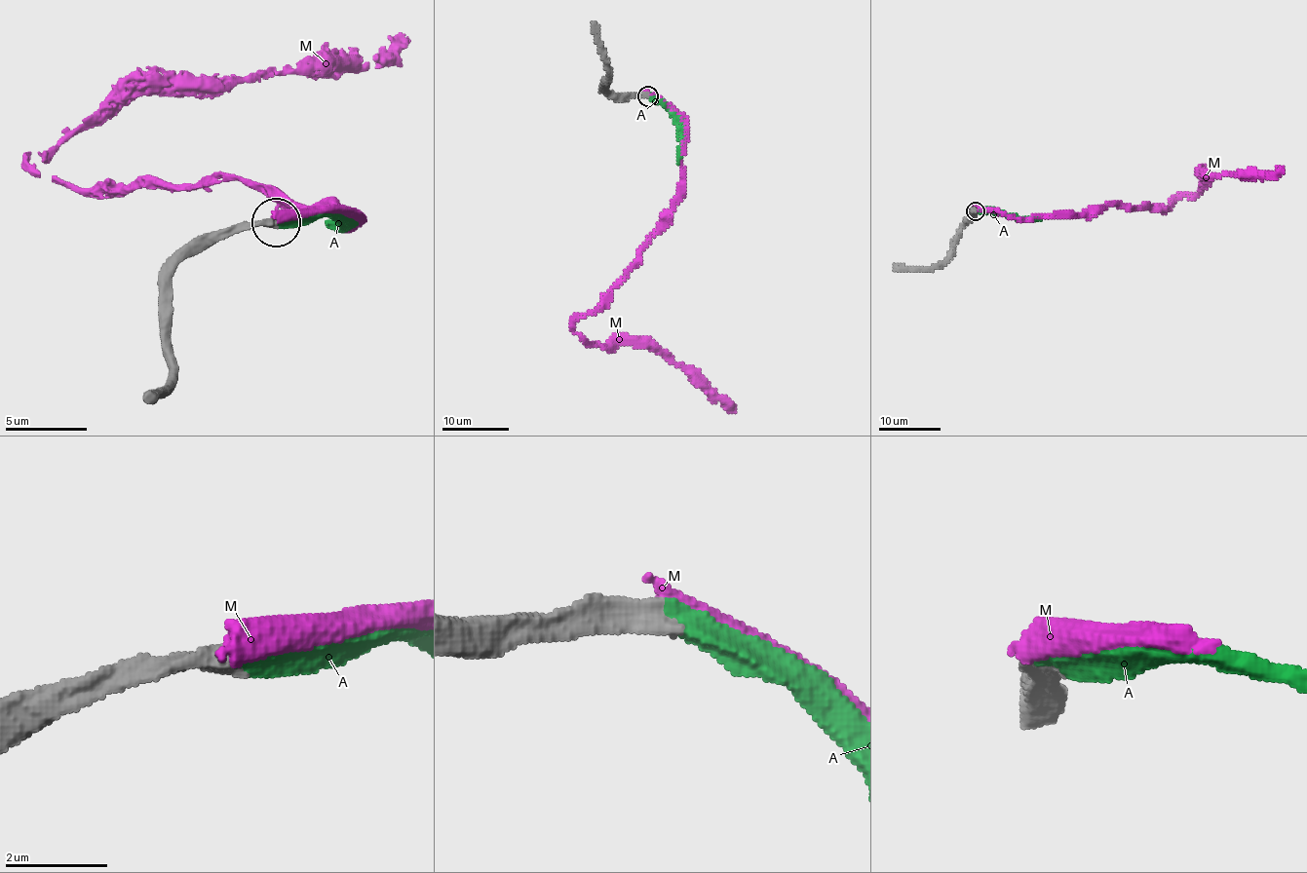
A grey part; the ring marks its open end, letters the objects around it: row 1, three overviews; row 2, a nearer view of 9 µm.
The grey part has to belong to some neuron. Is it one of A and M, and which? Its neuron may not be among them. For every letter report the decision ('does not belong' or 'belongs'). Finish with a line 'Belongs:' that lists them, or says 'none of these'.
A: belongs
M: does not belong
Belongs: A

